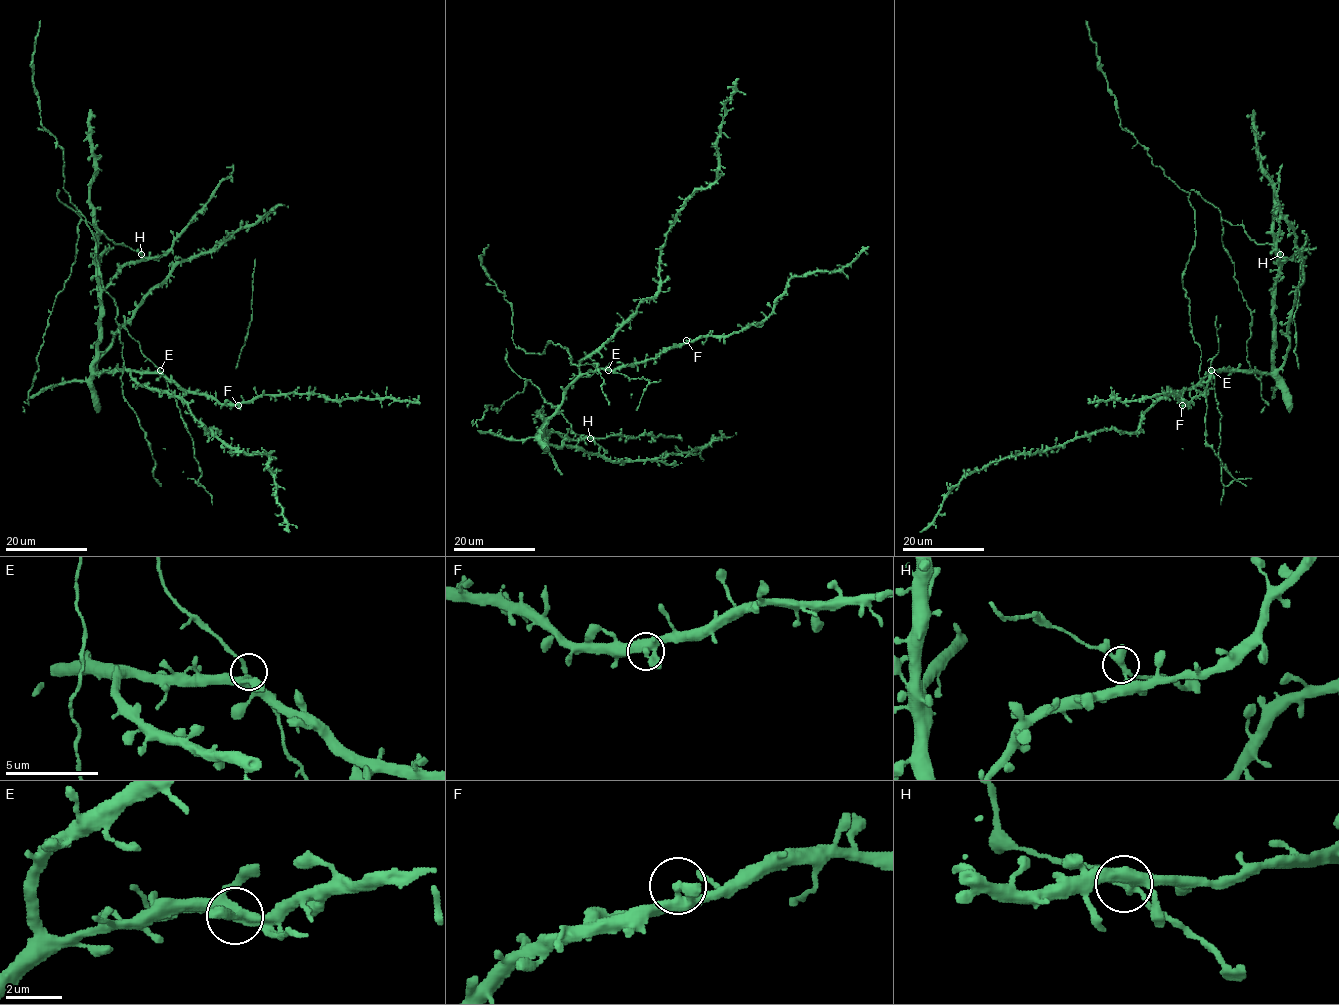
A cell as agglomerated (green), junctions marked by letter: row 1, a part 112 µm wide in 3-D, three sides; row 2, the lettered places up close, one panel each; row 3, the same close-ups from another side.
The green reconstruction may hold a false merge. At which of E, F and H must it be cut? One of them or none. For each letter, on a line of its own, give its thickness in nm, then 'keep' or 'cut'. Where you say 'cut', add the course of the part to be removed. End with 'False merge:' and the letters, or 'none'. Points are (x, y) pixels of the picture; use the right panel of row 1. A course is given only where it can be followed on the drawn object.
E: calibre 280 nm; keep
F: calibre 320 nm; keep
H: calibre 300 nm; cut
False merge: H

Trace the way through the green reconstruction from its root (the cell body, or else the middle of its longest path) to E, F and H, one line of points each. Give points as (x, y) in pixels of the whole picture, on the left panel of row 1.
E: (114, 371), (160, 370)
F: (114, 371), (162, 374), (185, 390), (211, 395), (221, 403), (238, 405)
H: (114, 371), (94, 371), (101, 291), (121, 268), (137, 262), (141, 255)

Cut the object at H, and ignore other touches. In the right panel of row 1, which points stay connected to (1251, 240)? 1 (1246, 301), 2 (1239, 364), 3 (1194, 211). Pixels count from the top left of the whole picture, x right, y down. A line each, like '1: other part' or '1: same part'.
1: same part
2: other part
3: other part

